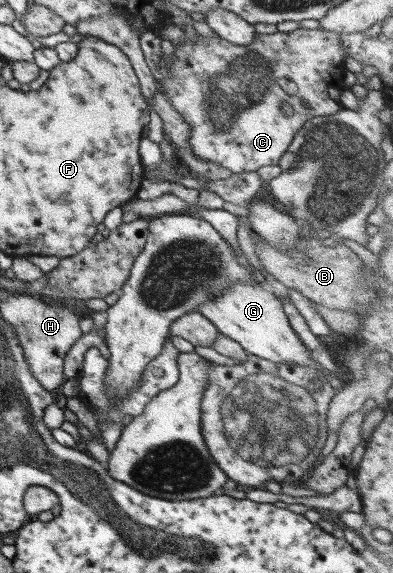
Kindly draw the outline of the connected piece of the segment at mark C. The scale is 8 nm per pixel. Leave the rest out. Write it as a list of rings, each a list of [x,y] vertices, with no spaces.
[[[297,28],[291,32],[277,32],[269,34],[256,35],[256,39],[249,45],[235,45],[230,41],[221,39],[220,36],[204,37],[199,36],[196,39],[185,38],[183,46],[175,46],[175,57],[172,65],[166,65],[161,55],[160,71],[165,78],[164,86],[167,91],[167,99],[173,104],[174,108],[185,118],[190,125],[190,146],[191,153],[203,161],[211,161],[229,169],[232,174],[243,171],[255,171],[268,165],[278,165],[280,158],[287,152],[295,134],[302,128],[302,125],[311,118],[319,116],[328,116],[337,113],[343,106],[340,102],[341,92],[347,87],[343,84],[343,74],[346,70],[344,61],[346,51],[343,49],[340,33],[336,31],[324,30],[323,28],[306,29]]]

